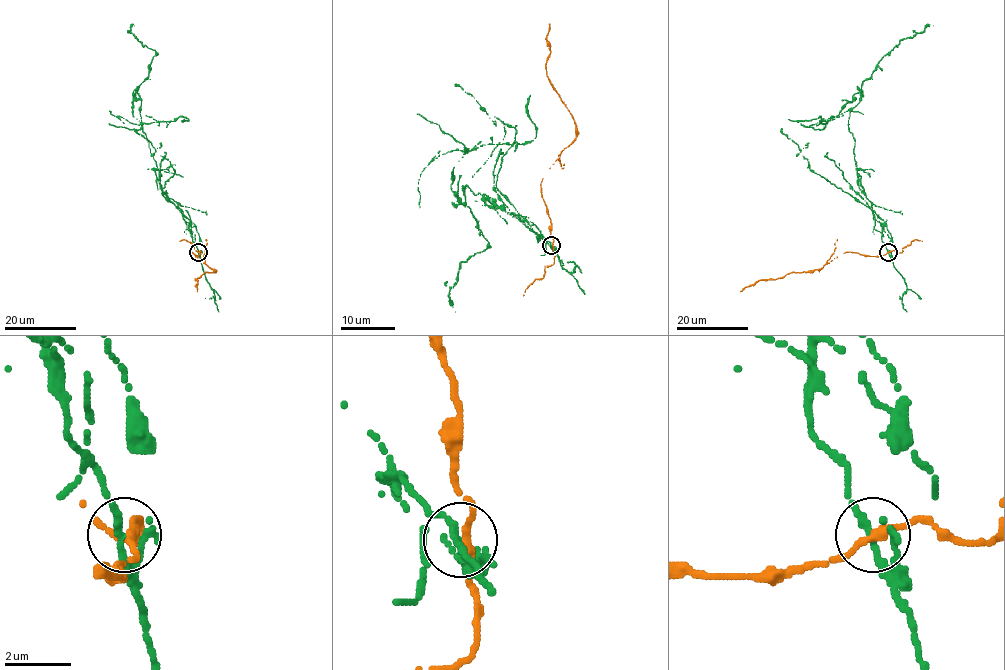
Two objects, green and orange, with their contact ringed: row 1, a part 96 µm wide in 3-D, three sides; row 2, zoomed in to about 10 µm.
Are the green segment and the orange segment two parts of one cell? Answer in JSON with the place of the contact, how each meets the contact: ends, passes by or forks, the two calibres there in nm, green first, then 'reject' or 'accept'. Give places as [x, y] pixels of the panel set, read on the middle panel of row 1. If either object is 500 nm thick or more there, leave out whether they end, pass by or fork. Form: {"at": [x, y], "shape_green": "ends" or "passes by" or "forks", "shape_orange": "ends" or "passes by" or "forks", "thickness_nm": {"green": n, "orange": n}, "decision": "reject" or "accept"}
{"at": [551, 245], "shape_green": "passes by", "shape_orange": "passes by", "thickness_nm": {"green": 200, "orange": 240}, "decision": "reject"}

